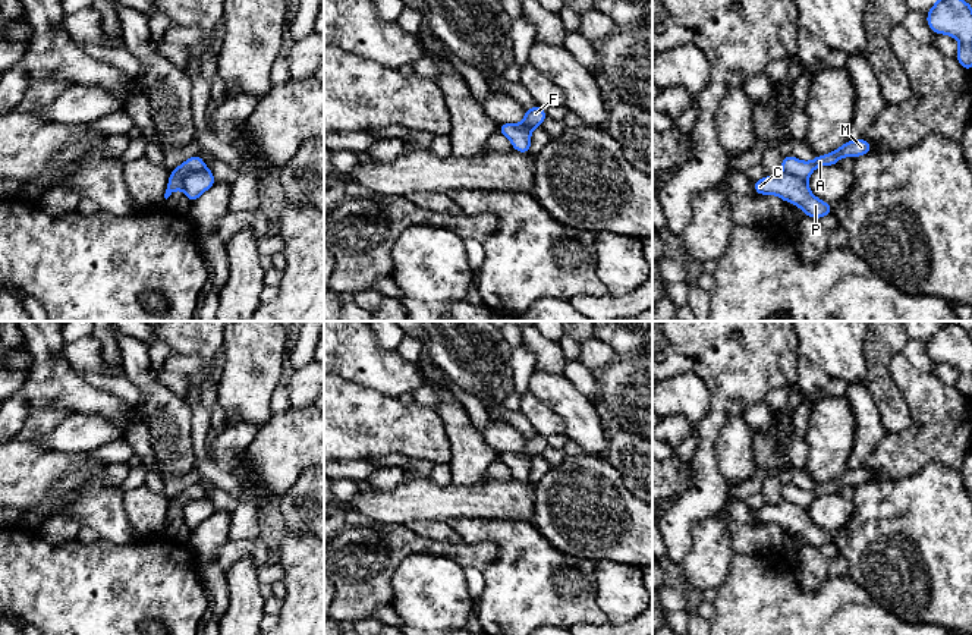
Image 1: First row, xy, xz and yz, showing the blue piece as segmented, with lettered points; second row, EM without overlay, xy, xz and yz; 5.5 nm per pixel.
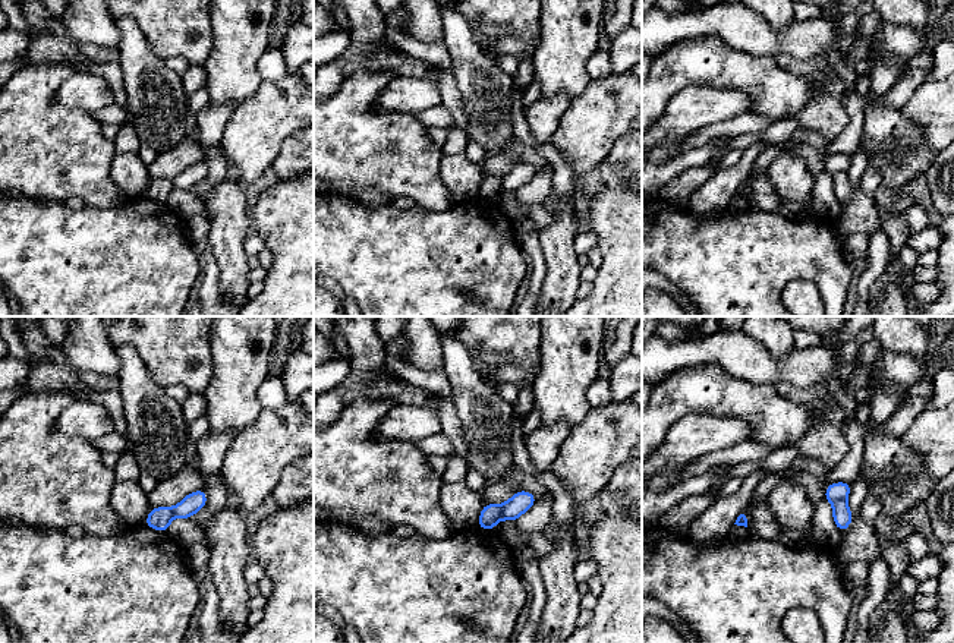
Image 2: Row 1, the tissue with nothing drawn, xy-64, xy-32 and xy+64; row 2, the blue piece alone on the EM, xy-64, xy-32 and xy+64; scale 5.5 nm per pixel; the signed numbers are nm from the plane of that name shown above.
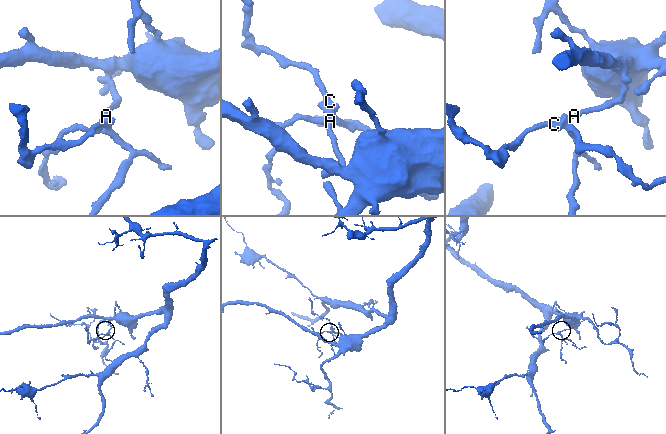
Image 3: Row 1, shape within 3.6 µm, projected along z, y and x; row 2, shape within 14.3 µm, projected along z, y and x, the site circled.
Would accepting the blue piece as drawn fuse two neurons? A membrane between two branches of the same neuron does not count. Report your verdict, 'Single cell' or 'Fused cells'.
Fused cells

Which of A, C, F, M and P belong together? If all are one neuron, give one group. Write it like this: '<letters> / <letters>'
A M / C F P

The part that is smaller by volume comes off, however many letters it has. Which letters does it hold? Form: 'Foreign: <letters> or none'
Foreign: C, F, P

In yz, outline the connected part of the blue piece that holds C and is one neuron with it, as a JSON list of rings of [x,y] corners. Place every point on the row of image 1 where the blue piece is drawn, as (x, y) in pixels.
[[[784,172],[777,176],[764,176],[761,180],[755,180],[754,191],[758,195],[777,195],[784,202],[798,205],[805,216],[815,220],[833,213],[830,204],[811,192],[808,180]]]

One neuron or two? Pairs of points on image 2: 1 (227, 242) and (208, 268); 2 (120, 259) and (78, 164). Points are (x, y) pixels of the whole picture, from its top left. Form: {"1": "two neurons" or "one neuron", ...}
{"1": "two neurons", "2": "two neurons"}

